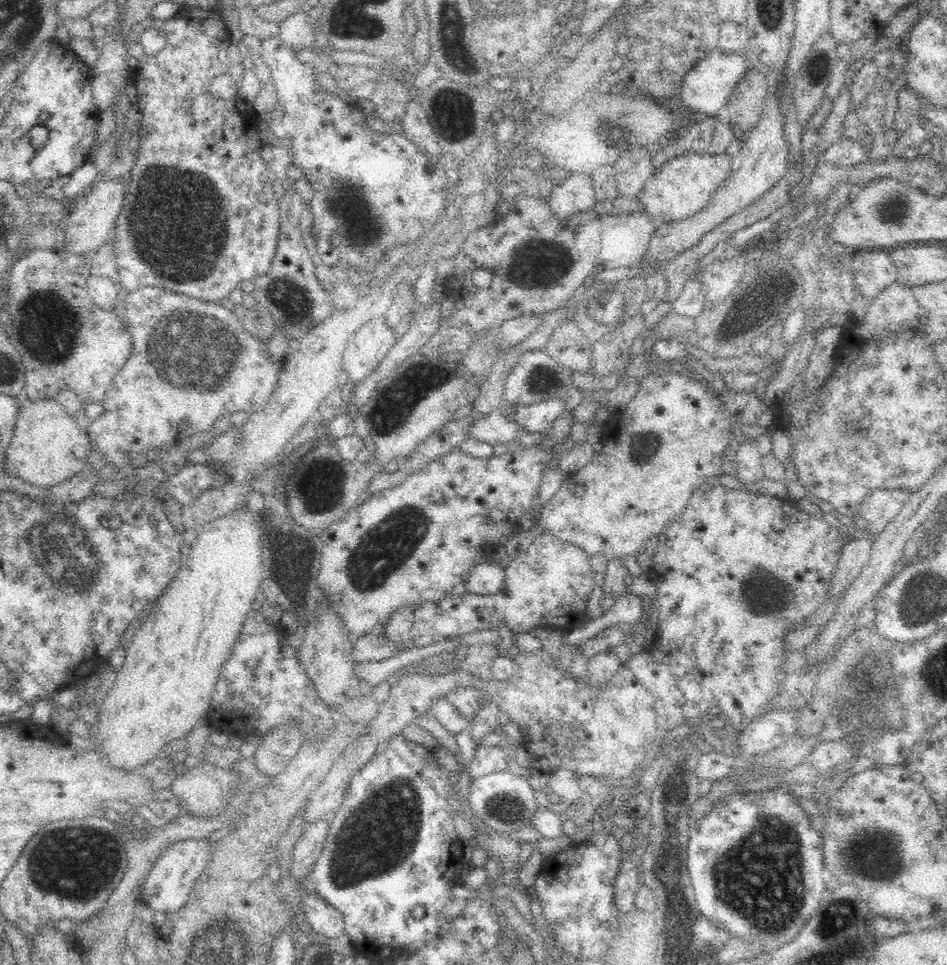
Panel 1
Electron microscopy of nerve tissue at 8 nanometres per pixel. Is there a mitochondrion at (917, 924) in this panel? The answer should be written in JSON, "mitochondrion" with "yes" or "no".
{"mitochondrion":"no"}

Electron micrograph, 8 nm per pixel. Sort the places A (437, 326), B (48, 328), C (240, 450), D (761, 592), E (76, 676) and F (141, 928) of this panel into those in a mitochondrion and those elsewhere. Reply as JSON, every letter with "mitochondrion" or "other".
{"A":"other","B":"mitochondrion","C":"other","D":"mitochondrion","E":"other","F":"other"}

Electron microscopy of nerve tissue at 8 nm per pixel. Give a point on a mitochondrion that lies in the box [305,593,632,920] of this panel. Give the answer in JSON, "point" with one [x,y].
{"point":[379,837]}

